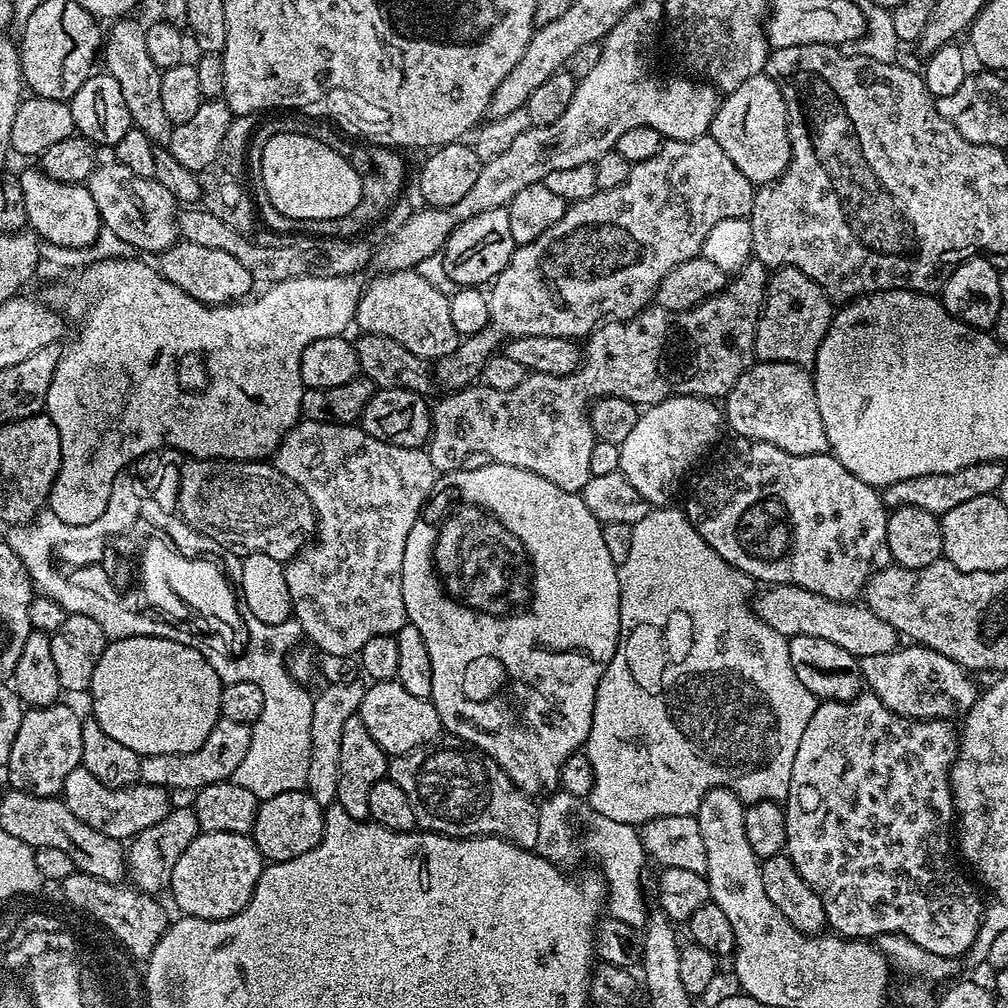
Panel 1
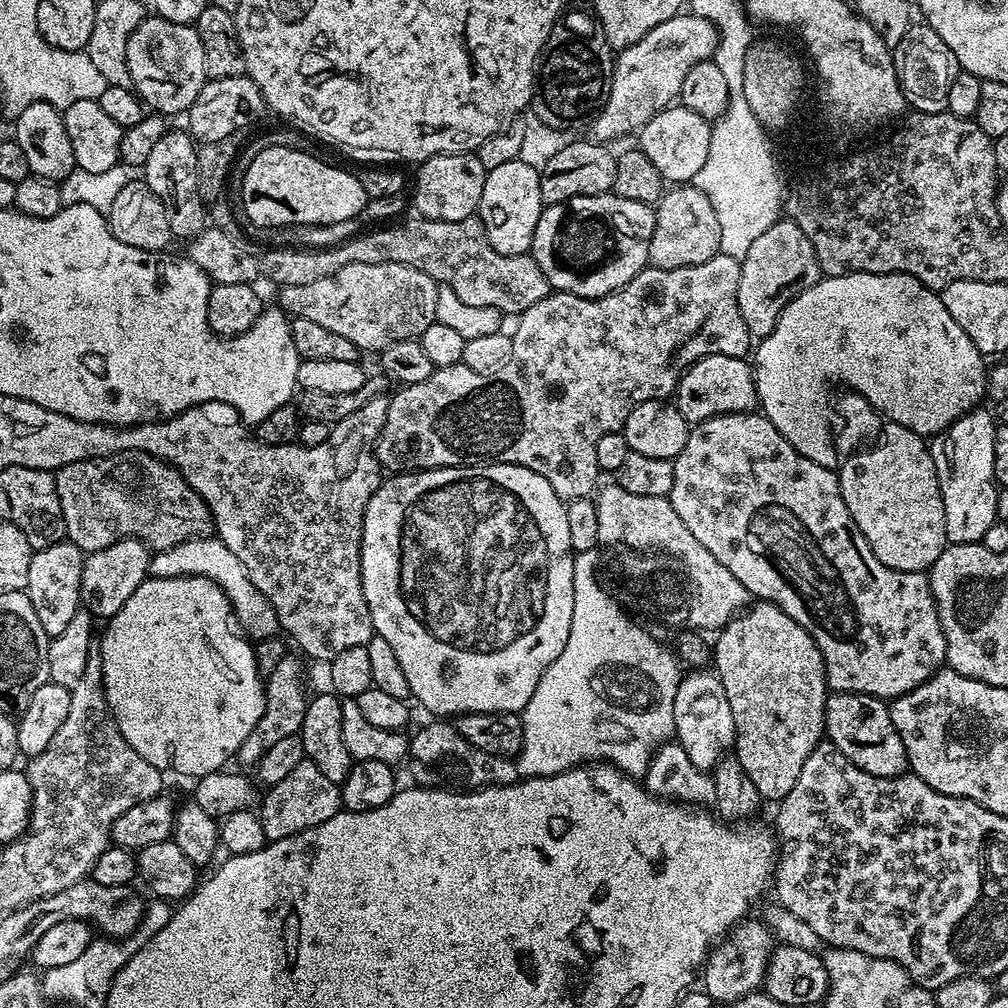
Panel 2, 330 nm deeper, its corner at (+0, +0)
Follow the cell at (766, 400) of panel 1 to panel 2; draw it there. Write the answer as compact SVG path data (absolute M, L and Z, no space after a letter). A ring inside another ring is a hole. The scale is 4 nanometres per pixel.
M710 354L691 364L682 374L674 393L674 405L689 426L722 414L750 412L757 404L753 365L747 359L726 354Z

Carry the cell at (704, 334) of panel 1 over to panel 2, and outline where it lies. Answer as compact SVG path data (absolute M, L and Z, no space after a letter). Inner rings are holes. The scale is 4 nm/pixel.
M718 255L710 258L710 262L702 262L702 266L686 266L678 270L662 270L661 268L646 267L638 273L634 278L630 278L630 282L626 282L626 286L622 286L616 292L606 294L602 298L578 298L574 294L566 294L565 292L553 291L546 298L542 298L542 302L534 302L534 306L530 306L530 310L519 313L516 324L516 332L511 333L512 341L514 342L514 354L510 354L510 362L506 362L506 366L502 366L502 370L498 370L494 374L477 374L475 370L470 370L470 366L465 364L455 364L454 366L446 366L433 370L430 378L426 378L426 382L414 382L413 384L405 384L397 387L396 393L391 393L388 401L388 409L386 410L386 422L382 426L382 430L376 439L376 460L379 462L381 469L387 470L392 474L399 474L405 470L427 470L429 468L458 468L461 466L471 465L473 462L483 462L485 464L517 464L523 468L534 470L534 474L542 474L542 478L546 478L546 482L550 482L550 486L554 486L554 494L558 494L560 499L567 502L569 500L577 500L583 496L591 497L597 491L598 483L596 479L602 476L599 466L592 459L594 454L594 446L598 446L598 438L602 438L602 434L610 434L623 429L625 415L631 411L636 404L650 402L651 400L667 401L669 397L675 393L678 382L682 378L685 370L694 362L698 362L702 358L706 358L710 354L726 354L727 356L738 356L741 358L747 357L750 352L750 337L748 335L748 327L746 322L742 322L742 314L738 310L738 278L740 277L740 261L732 257Z

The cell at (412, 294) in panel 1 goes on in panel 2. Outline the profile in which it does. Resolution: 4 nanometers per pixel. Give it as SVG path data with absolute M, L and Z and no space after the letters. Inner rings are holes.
M382 262L381 264L351 264L342 266L330 278L318 278L318 282L310 282L306 286L286 286L280 288L279 307L289 317L310 318L326 330L334 330L334 334L342 334L342 338L350 338L354 346L361 350L379 350L399 340L414 340L426 330L426 326L436 323L438 310L438 285L430 274L422 270L414 270L414 266L406 266L398 262Z

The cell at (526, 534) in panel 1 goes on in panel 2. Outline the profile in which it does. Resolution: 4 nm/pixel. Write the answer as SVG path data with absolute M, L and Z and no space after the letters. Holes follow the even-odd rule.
M476 462L458 468L429 468L417 472L405 470L389 475L366 506L360 565L362 594L370 610L372 631L390 642L394 654L398 654L402 671L406 673L406 682L410 682L414 700L426 711L433 712L436 718L457 718L468 712L523 712L542 674L546 674L550 662L562 654L562 646L566 646L566 638L570 638L570 618L574 618L575 561L570 546L570 529L566 523L565 501L554 494L554 486L550 486L542 474L534 474L534 470L517 464Z

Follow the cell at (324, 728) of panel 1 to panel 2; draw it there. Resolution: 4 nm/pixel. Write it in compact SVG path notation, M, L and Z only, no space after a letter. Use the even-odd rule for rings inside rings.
M305 759L282 778L282 782L271 785L263 793L258 804L258 815L262 822L265 841L271 842L290 838L302 830L310 830L310 826L322 826L322 822L330 822L334 814L342 811L340 803L340 785L330 782L314 762Z

